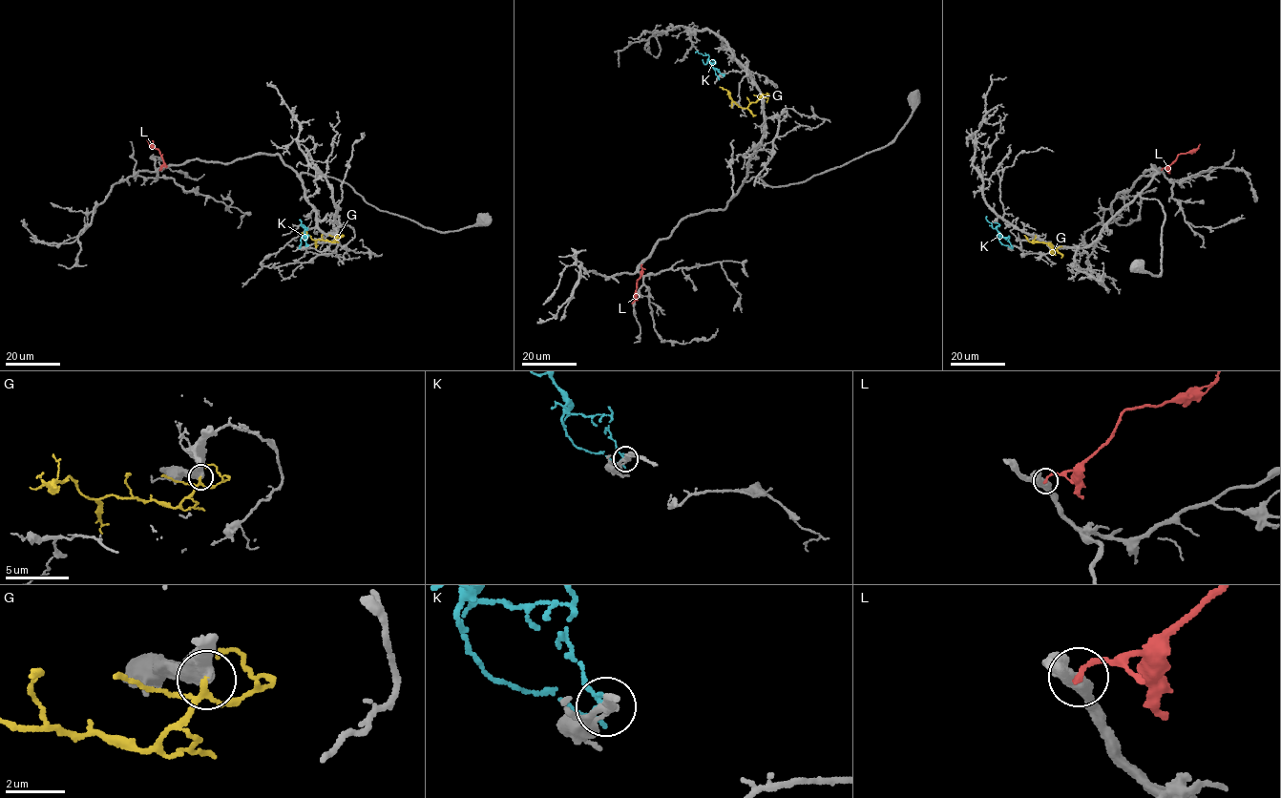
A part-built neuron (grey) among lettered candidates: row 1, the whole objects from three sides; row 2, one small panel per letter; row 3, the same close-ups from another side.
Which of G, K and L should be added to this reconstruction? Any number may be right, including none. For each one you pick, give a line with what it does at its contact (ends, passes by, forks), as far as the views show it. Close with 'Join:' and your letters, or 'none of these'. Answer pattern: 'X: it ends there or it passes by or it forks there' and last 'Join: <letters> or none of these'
G: it forks there
Join: G

